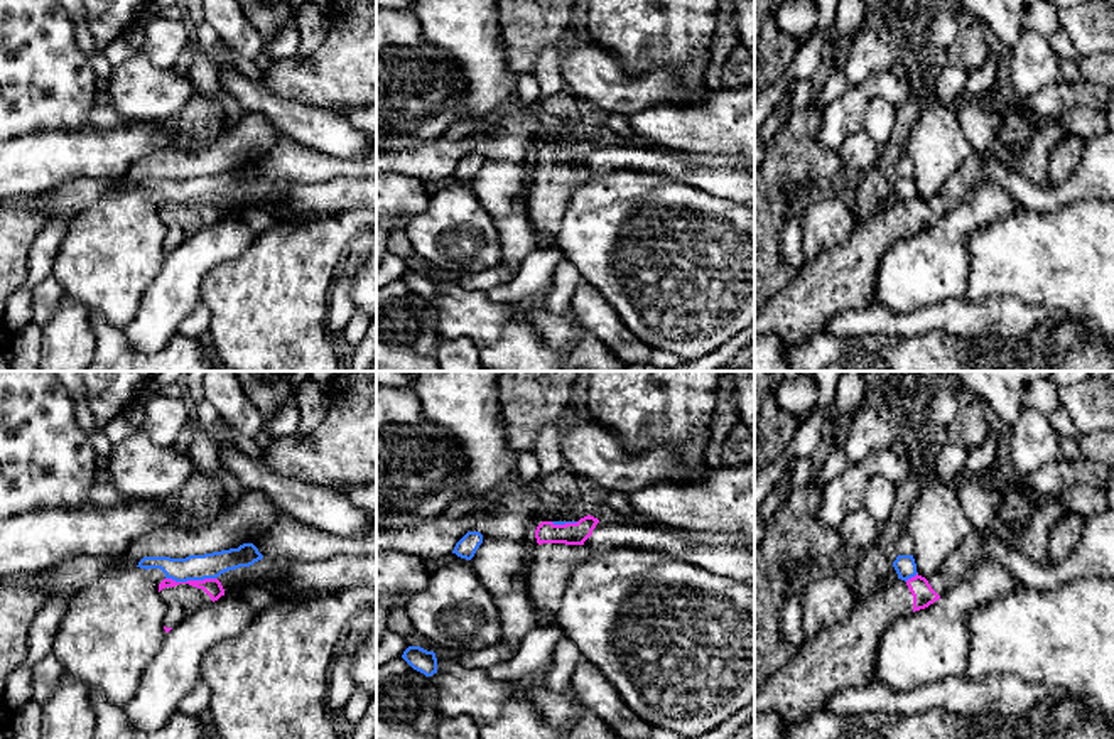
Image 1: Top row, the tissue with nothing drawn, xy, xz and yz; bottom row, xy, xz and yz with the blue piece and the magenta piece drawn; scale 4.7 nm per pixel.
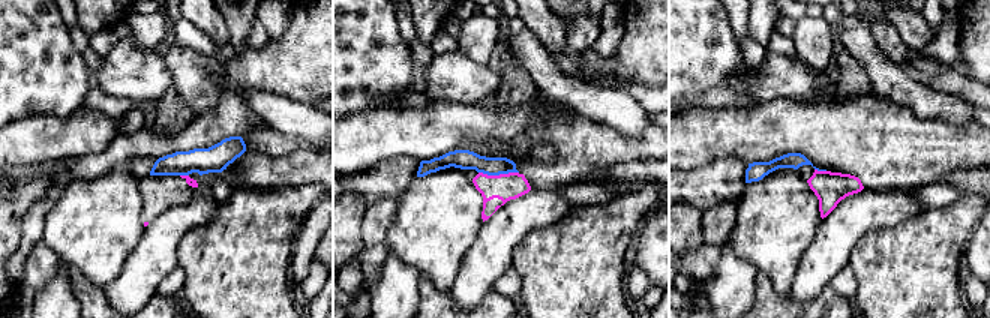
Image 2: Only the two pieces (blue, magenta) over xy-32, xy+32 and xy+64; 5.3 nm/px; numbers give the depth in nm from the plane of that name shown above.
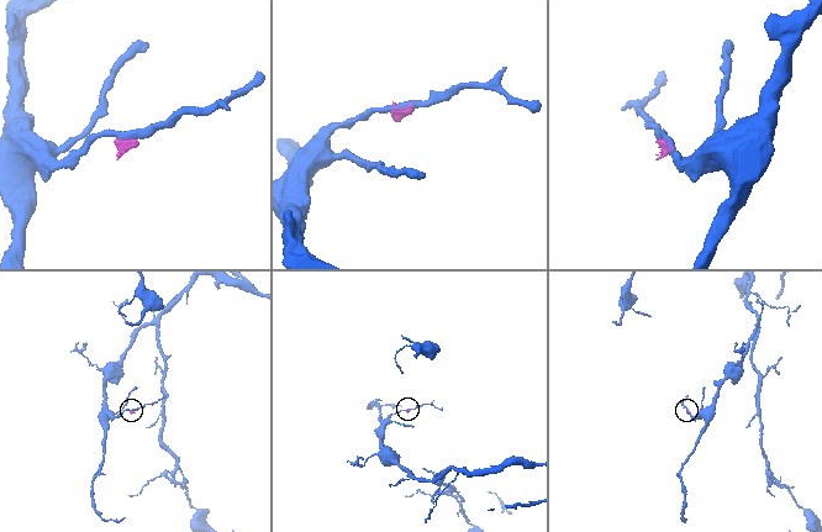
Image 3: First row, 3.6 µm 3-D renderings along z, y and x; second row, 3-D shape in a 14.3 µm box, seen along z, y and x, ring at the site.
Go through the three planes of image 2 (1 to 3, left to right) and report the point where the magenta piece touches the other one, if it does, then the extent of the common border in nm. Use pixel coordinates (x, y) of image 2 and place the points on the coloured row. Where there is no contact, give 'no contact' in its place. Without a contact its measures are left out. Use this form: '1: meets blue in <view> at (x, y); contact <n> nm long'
1: meets blue in xy-32 at (185, 174); contact 50 nm long
2: meets blue in xy+32 at (498, 174); contact 220 nm long
3: meets blue in xy+64 at (821, 170); contact 70 nm long

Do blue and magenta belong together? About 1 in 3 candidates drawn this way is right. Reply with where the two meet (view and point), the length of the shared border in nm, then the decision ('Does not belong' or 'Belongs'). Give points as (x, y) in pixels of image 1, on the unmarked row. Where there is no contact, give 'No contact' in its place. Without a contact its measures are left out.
Touches blue at xy (191, 201). Shared border 240 nm. Does not belong

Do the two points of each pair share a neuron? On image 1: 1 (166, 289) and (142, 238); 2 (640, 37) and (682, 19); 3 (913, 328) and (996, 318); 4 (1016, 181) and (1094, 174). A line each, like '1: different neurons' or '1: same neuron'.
1: different neurons
2: same neuron
3: same neuron
4: same neuron

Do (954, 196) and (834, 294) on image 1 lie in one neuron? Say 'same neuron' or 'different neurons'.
same neuron

